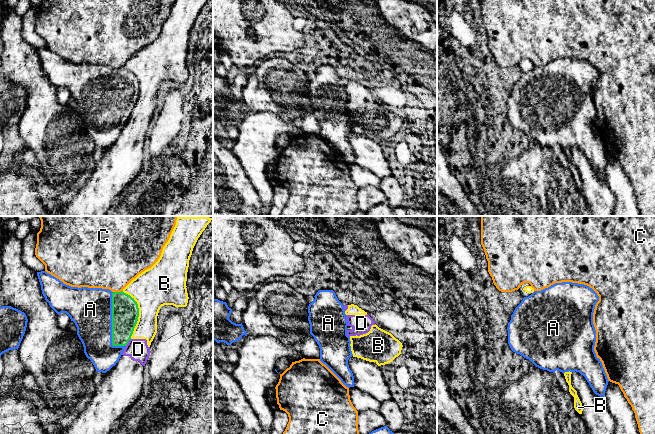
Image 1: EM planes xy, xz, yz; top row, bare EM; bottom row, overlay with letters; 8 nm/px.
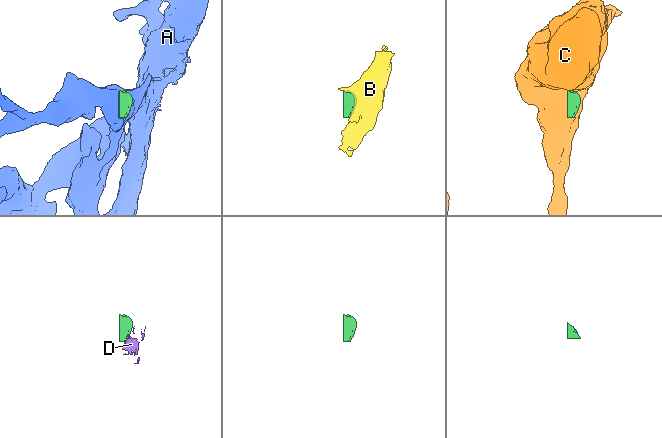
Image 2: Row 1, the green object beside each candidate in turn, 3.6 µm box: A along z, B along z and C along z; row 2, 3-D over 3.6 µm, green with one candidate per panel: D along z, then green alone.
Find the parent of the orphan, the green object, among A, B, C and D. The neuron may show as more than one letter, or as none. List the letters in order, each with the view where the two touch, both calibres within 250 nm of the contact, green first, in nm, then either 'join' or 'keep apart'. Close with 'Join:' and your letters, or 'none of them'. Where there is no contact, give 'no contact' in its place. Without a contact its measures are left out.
A: xy | 220/340 nm | join
B: xy | 220/320 nm | keep apart
C: xy | 220/440 nm | keep apart
D: xy | 220/160 nm | keep apart
Join: A

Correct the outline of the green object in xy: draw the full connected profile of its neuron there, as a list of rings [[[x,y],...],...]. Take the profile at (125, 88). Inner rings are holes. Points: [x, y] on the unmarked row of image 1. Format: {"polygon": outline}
{"polygon": [[[37,48],[42,70],[50,83],[59,91],[66,89],[77,103],[84,129],[96,147],[106,149],[119,137],[133,110],[139,93],[137,78],[130,71],[109,65],[71,63],[47,49]]]}

